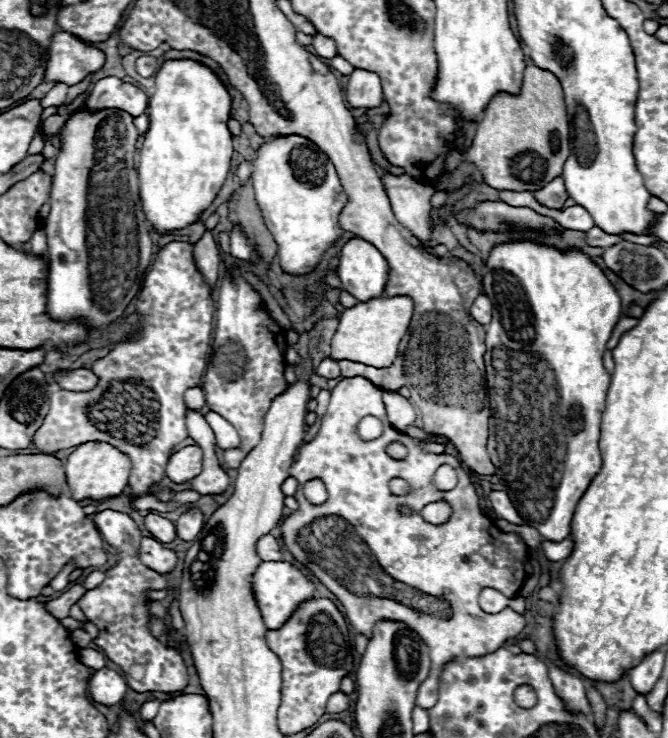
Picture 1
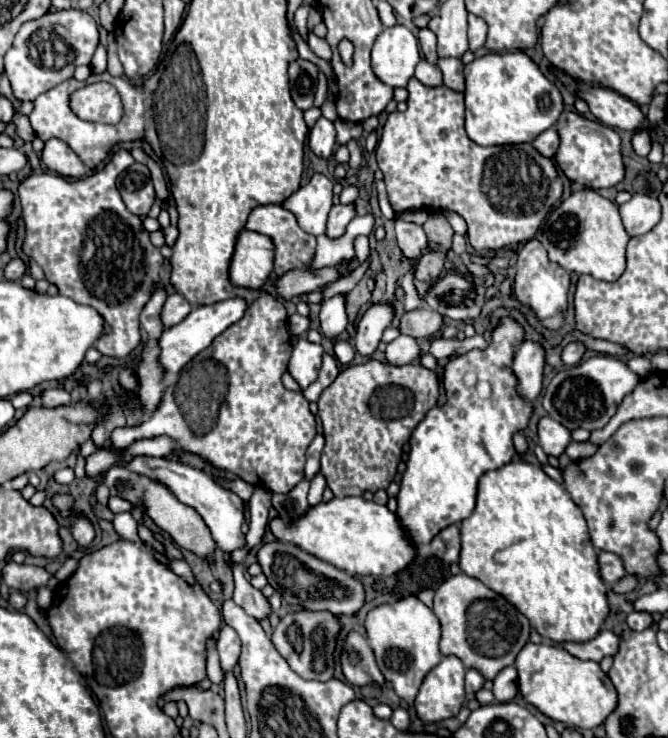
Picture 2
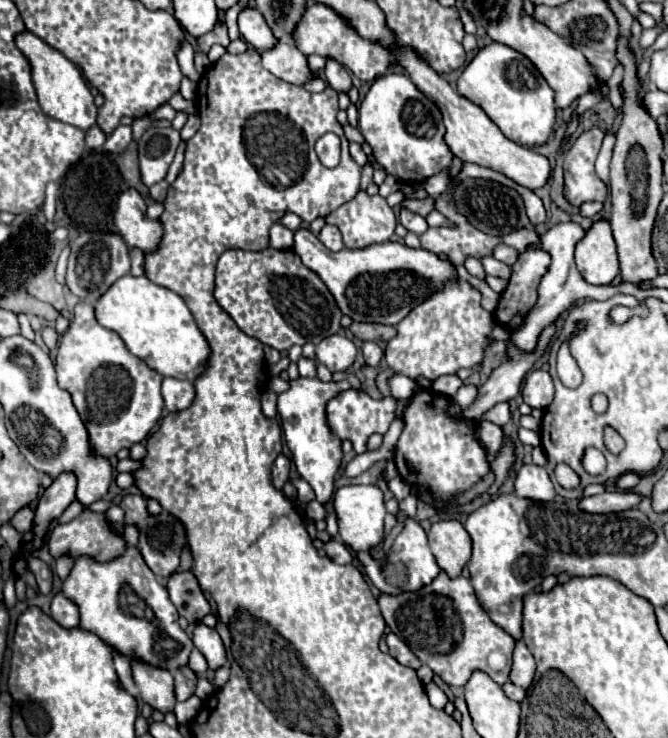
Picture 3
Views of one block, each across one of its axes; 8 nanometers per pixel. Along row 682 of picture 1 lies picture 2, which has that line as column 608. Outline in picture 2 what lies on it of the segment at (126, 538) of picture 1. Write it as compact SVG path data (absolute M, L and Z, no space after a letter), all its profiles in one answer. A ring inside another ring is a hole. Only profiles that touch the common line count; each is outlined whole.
M562 112L556 128L562 142L554 160L572 182L578 182L592 190L600 190L600 188L610 188L624 178L624 164L620 156L620 136L616 134L616 130L600 122L588 120L578 112Z

